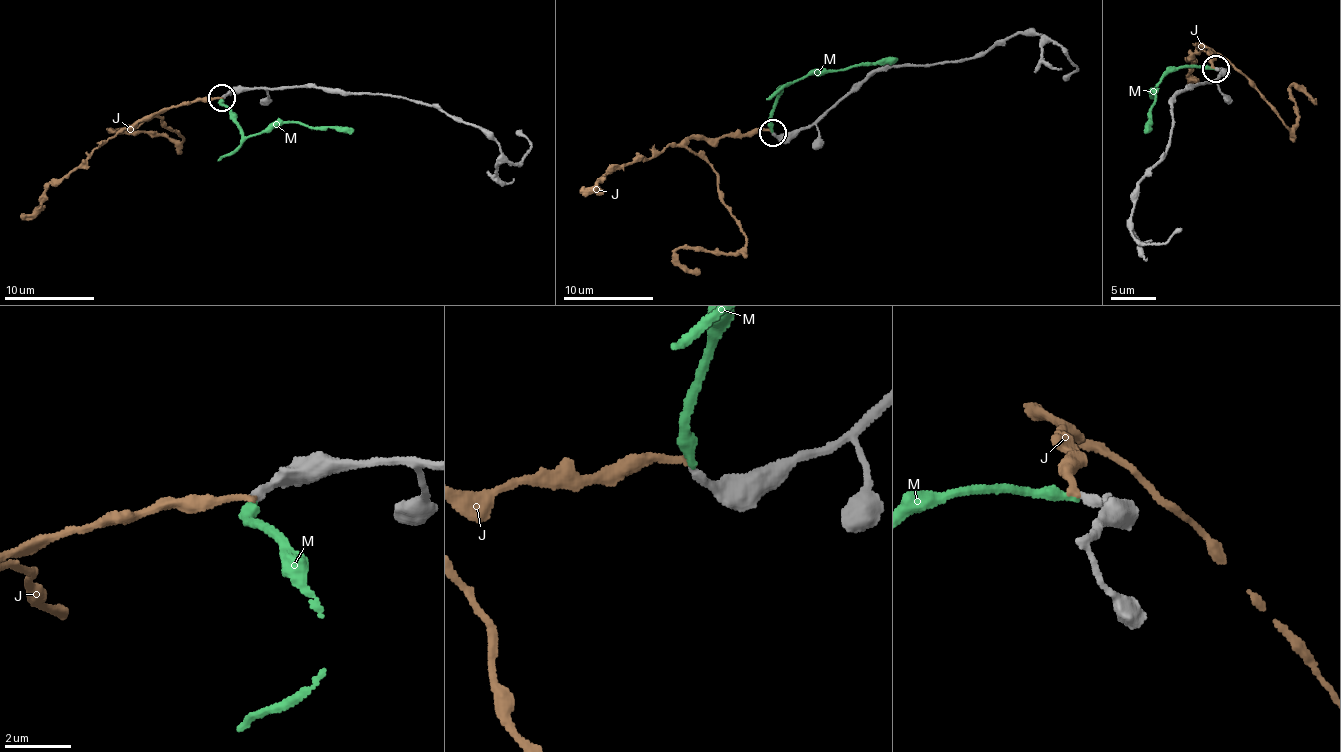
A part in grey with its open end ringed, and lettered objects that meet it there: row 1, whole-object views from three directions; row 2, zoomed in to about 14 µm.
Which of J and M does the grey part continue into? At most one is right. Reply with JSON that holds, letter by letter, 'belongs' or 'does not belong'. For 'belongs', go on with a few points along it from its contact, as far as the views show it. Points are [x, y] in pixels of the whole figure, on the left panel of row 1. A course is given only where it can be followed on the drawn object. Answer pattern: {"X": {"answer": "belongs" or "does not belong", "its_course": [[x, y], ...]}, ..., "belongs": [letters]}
{"J": {"answer": "does not belong"}, "M": {"answer": "belongs", "its_course": [[221, 99], [246, 136], [285, 122], [298, 121], [310, 126], [337, 125], [353, 133]]}, "belongs": ["M"]}

